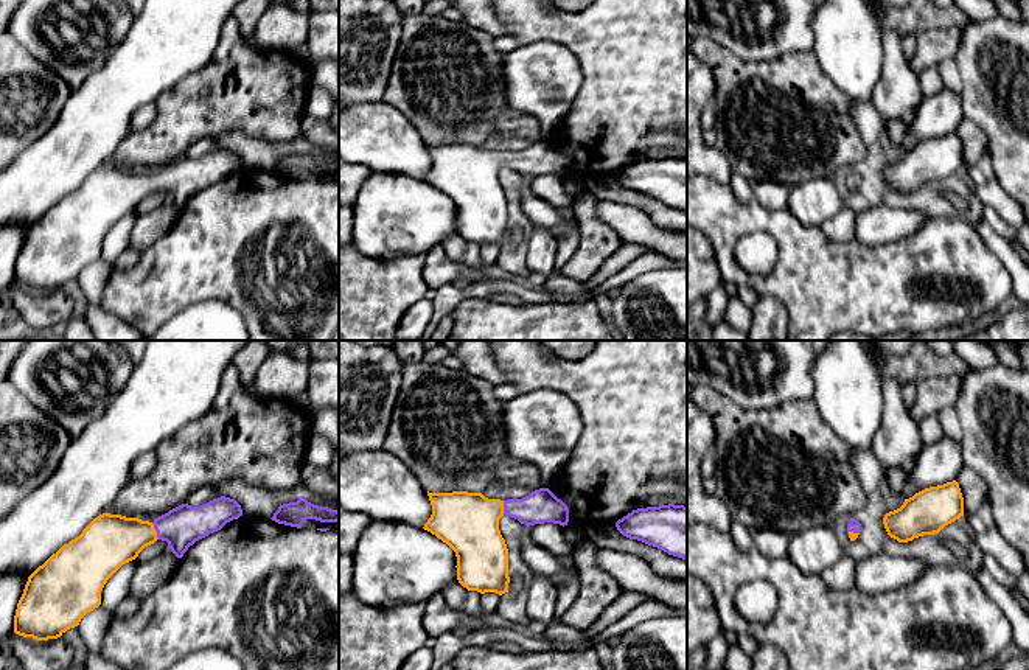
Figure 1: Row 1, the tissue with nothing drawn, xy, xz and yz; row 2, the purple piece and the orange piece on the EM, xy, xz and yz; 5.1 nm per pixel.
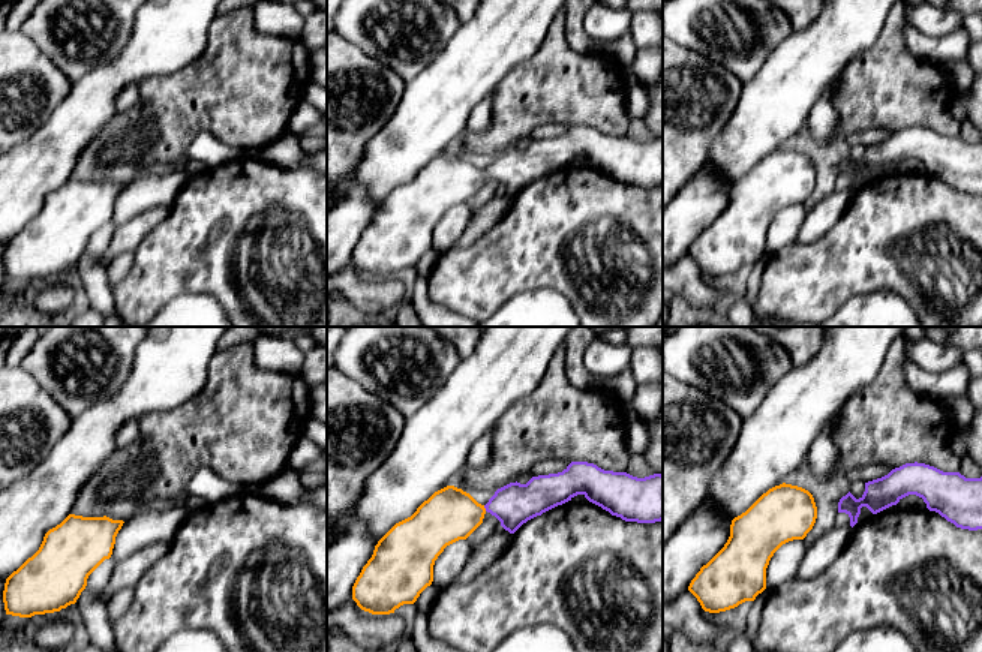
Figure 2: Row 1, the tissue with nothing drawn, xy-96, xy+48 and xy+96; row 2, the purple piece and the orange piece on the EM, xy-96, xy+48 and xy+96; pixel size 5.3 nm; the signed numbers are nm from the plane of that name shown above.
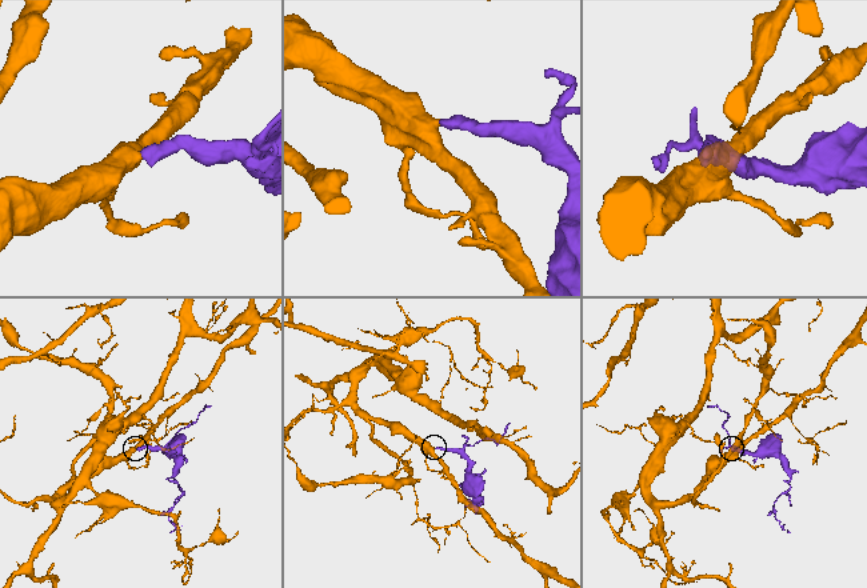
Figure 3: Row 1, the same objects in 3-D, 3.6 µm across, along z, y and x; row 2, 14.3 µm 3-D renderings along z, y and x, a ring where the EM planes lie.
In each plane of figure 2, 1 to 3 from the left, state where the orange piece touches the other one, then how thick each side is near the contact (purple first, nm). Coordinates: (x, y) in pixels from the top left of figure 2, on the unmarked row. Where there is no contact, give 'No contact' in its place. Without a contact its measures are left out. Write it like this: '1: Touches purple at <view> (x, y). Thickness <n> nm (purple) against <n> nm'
1: No contact
2: Touches purple at xy+48 (485, 171). Thickness 220 nm (purple) against 280 nm
3: No contact

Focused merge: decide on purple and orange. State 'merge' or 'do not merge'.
merge

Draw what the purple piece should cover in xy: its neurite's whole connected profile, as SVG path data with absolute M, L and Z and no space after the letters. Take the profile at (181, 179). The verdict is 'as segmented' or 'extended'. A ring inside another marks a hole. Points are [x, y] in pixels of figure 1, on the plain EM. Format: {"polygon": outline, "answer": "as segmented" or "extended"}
{"polygon": "M221 148L201 159L182 155L152 174L138 169L103 165L95 169L79 188L64 196L25 236L14 267L14 284L36 292L61 289L79 277L81 270L101 256L101 243L107 232L126 215L157 191L166 193L171 204L182 210L196 193L221 182L227 174L242 168L241 157Z", "answer": "extended"}

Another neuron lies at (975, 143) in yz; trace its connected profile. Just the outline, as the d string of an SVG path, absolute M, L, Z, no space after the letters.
M964 118L956 131L964 149L964 168L973 166L982 154L989 152L989 140L982 129L971 120Z

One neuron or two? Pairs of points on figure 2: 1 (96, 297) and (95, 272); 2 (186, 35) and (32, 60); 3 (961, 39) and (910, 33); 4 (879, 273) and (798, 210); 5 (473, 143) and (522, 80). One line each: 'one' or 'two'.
1: one
2: two
3: one
4: two
5: one

